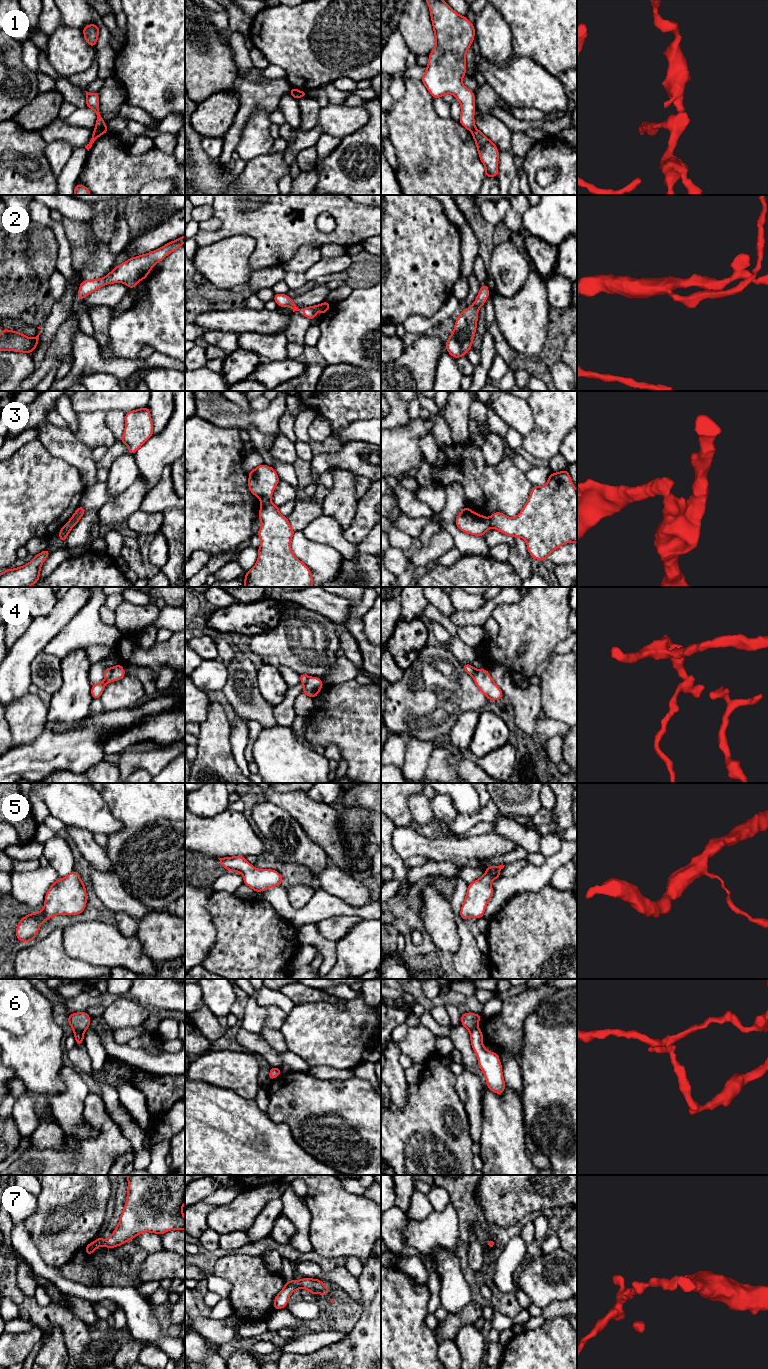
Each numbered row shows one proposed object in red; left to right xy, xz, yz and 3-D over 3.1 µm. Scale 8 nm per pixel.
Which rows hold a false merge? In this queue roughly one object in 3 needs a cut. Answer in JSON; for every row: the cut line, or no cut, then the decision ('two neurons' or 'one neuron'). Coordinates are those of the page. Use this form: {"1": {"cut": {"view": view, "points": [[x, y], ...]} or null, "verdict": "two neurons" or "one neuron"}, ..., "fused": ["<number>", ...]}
{"1": {"cut": {"view": "xy", "points": [[105, 127], [95, 129]]}, "verdict": "two neurons"}, "2": {"cut": null, "verdict": "one neuron"}, "3": {"cut": {"view": "yz", "points": [[488, 518], [492, 527]]}, "verdict": "two neurons"}, "4": {"cut": {"view": "xz", "points": [[309, 677], [302, 683]]}, "verdict": "two neurons"}, "5": {"cut": null, "verdict": "one neuron"}, "6": {"cut": {"view": "xy", "points": [[74, 1030], [81, 1030], [83, 1032]]}, "verdict": "two neurons"}, "7": {"cut": null, "verdict": "one neuron"}, "fused": ["1", "3", "4", "6"]}

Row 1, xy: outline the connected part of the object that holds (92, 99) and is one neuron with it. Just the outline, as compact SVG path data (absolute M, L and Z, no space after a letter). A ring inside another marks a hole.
M86 92L86 106L93 109L96 113L97 120L95 129L103 129L106 128L106 123L102 119L101 113L99 111L99 95L98 92L88 93Z

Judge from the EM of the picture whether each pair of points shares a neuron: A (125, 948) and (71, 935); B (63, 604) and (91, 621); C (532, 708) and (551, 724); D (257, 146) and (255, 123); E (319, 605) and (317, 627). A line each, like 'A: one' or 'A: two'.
A: one
B: two
C: one
D: one
E: two

